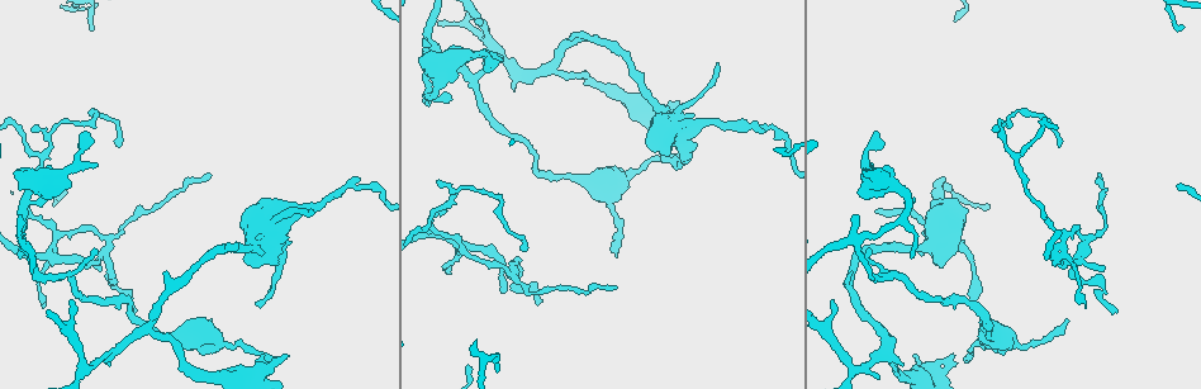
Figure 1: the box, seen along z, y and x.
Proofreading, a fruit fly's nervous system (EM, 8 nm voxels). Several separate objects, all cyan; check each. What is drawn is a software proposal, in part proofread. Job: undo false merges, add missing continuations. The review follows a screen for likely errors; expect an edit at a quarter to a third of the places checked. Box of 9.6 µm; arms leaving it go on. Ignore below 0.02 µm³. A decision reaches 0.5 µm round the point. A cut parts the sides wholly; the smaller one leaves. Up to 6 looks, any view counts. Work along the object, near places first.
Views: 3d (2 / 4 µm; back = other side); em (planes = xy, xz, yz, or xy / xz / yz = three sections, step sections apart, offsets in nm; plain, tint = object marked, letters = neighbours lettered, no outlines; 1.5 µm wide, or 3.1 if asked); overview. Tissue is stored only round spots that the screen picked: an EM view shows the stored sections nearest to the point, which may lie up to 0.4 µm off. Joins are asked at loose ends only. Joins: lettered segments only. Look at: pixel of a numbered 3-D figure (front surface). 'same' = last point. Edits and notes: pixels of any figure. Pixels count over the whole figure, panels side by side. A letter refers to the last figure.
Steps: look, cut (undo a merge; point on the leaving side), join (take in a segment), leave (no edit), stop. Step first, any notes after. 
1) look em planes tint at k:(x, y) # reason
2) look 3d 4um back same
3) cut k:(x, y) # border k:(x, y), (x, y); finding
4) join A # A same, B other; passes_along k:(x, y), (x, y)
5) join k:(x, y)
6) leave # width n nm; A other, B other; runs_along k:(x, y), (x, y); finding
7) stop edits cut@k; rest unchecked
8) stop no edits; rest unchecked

look em planes letters at 1:(104, 261)

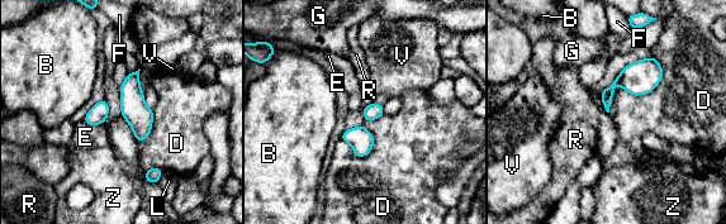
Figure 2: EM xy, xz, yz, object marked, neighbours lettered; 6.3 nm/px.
cut 2:(643, 76) # B other, D other, E other, F other, G other, L other, R other, V other, Z other; border 2:(621, 74), (618, 82); a second neuron is stuck on

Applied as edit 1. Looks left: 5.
look 3d 2um at 1:(1100, 176) # long arm stops here

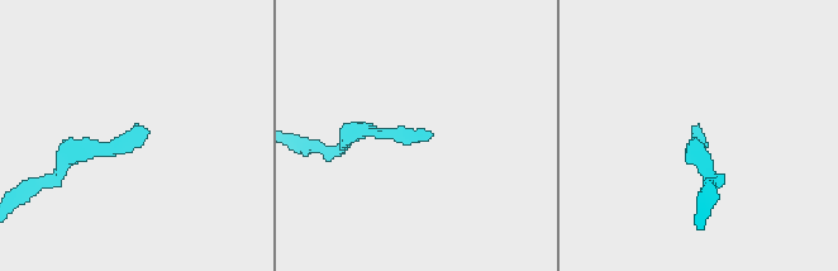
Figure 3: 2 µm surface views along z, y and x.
look em planes tint at 3:(430, 130)

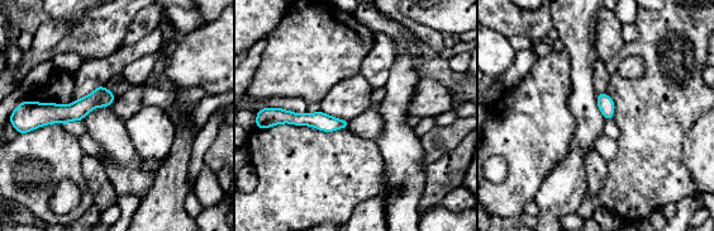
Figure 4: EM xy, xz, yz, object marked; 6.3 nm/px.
look em planes letters same # see the neighbours

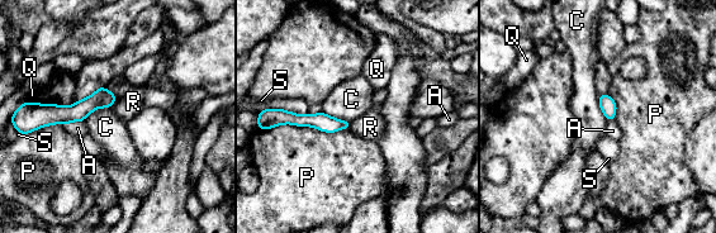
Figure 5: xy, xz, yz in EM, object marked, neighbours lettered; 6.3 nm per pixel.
leave # width 70 nm; A other, C other, P other, Q other, R other, S other; border 5:(321, 110), (351, 122); no lettered segment goes on from it

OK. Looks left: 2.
look em xz step 4 letters at 1:(244, 250) # calibre changes

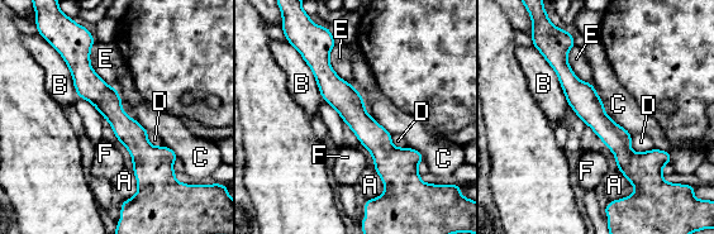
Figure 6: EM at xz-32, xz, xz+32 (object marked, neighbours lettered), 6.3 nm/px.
leave # longest_contact C 400 nm; A other, B other, C other, D other, E other, F other; one neuron here

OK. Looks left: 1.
stop edits cut@2; rest unchecked

